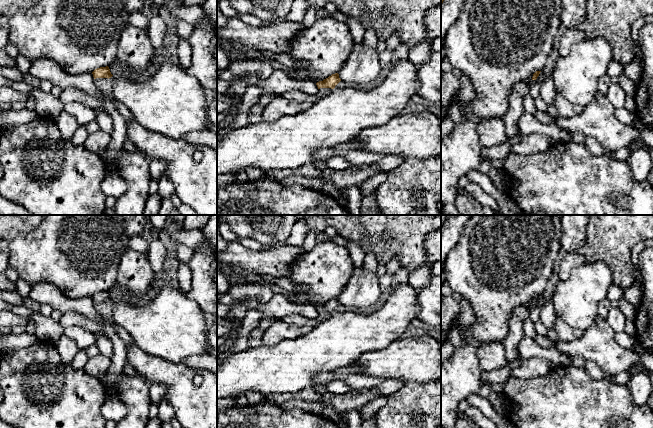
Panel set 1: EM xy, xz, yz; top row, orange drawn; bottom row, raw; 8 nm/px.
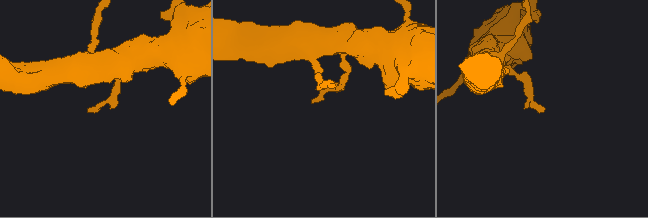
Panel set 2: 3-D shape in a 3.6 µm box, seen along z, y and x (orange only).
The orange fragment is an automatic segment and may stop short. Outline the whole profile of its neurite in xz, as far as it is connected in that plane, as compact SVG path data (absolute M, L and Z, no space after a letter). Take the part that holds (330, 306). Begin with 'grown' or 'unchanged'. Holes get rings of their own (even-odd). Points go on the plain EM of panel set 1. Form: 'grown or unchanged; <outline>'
unchanged; M335 297L329 300L328 302L324 303L323 305L319 305L316 307L318 313L320 312L331 312L334 313L335 310L341 305L339 302L339 298Z

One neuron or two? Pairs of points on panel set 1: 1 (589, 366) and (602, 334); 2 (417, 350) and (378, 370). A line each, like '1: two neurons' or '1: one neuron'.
1: two neurons
2: one neuron

